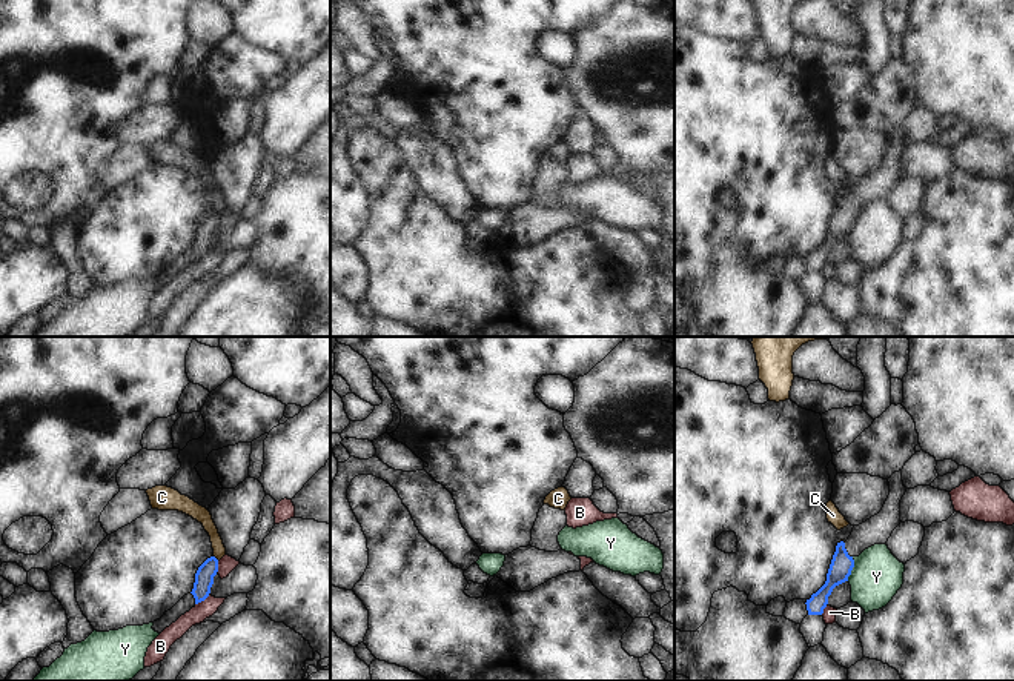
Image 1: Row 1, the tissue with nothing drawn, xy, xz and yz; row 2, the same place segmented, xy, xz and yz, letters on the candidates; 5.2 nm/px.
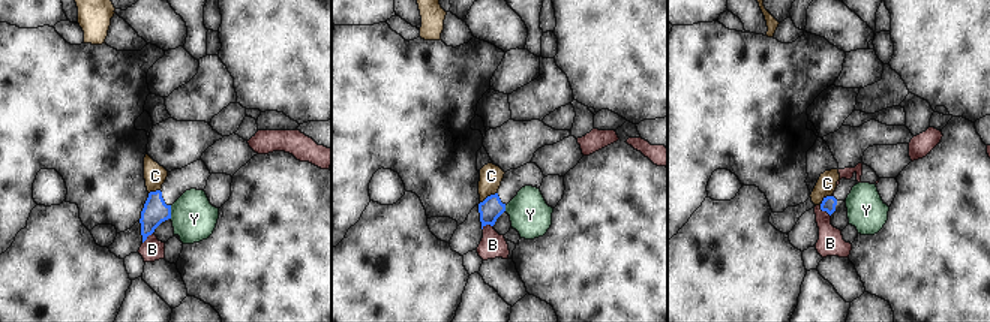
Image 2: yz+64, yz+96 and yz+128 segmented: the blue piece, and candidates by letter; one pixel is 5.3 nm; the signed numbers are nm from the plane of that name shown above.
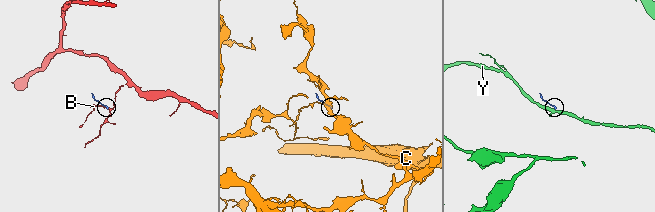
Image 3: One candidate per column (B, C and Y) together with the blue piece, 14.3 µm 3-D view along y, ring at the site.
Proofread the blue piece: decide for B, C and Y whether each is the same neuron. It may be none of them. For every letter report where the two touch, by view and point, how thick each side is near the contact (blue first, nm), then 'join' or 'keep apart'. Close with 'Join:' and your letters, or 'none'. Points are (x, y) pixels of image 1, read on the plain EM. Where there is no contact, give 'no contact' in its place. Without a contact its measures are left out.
B: meets blue in xy at (203, 255); 100 nm thick on the blue side, 90 nm on the other; keep apart
C: meets blue in xy at (215, 214); 100 nm thick on the blue side, 80 nm on the other; keep apart
Y: meets blue in yz at (851, 225); 120 nm thick on the blue side, 260 nm on the other; keep apart
Join: none

